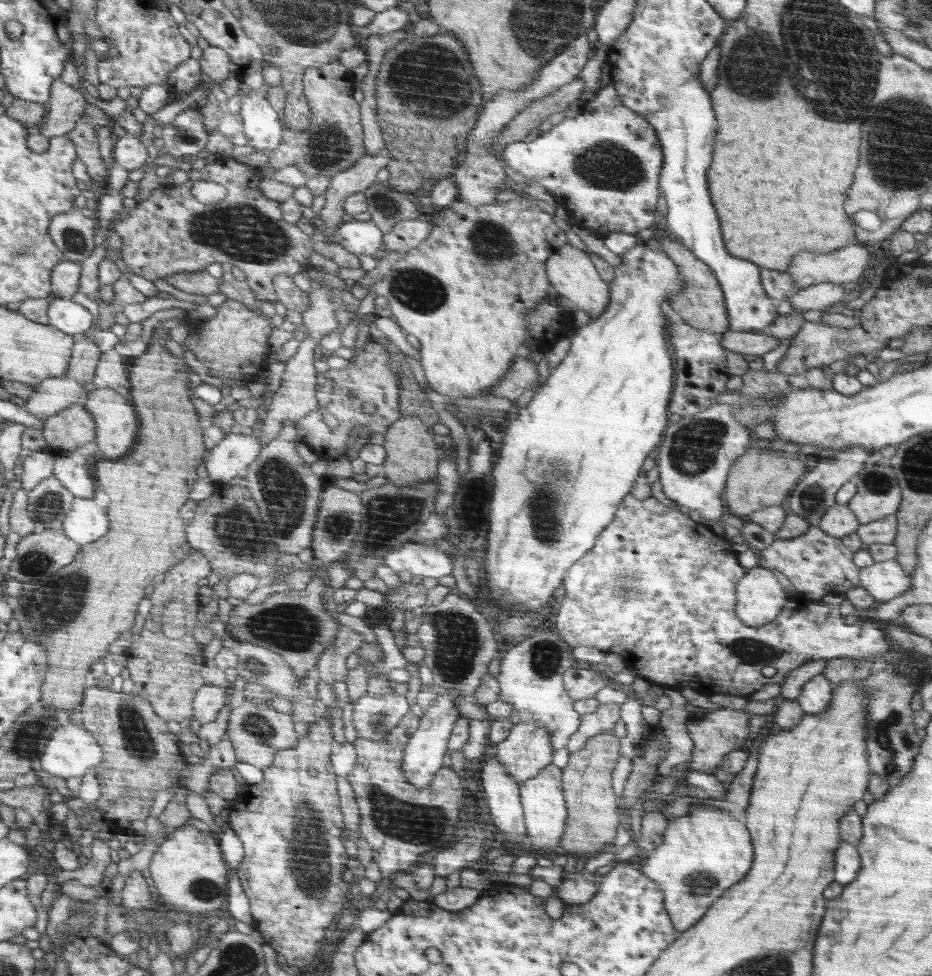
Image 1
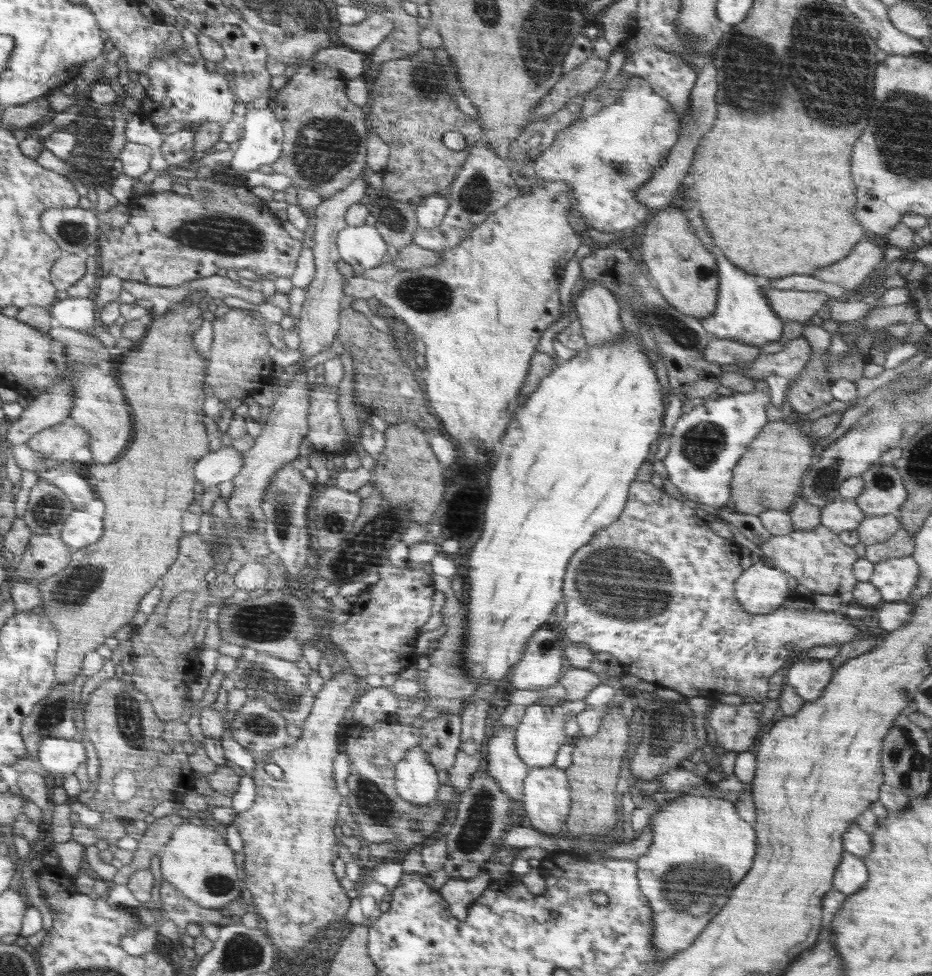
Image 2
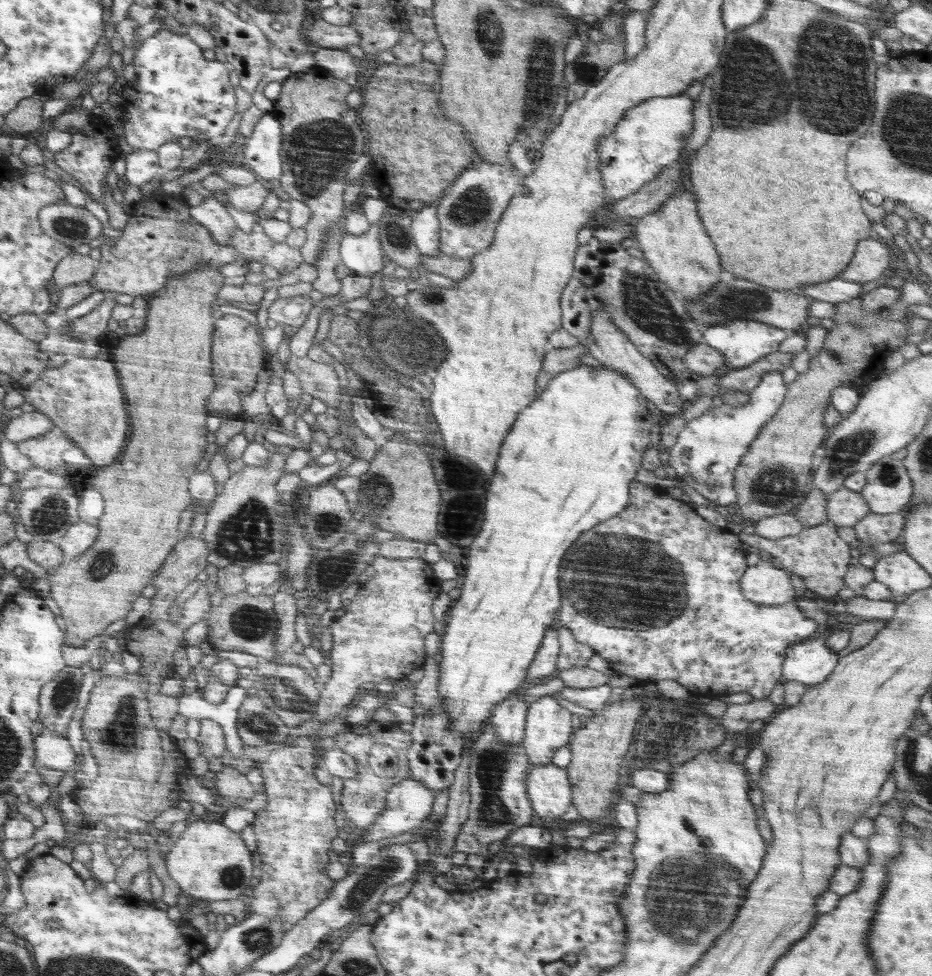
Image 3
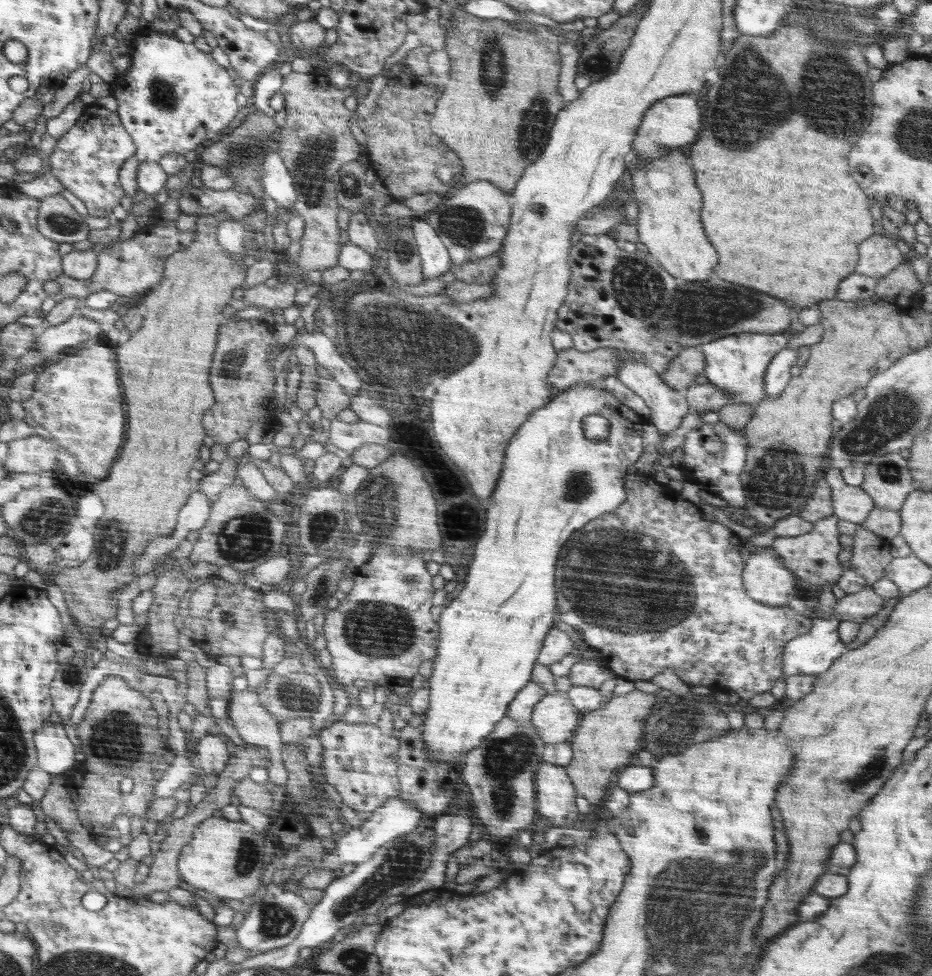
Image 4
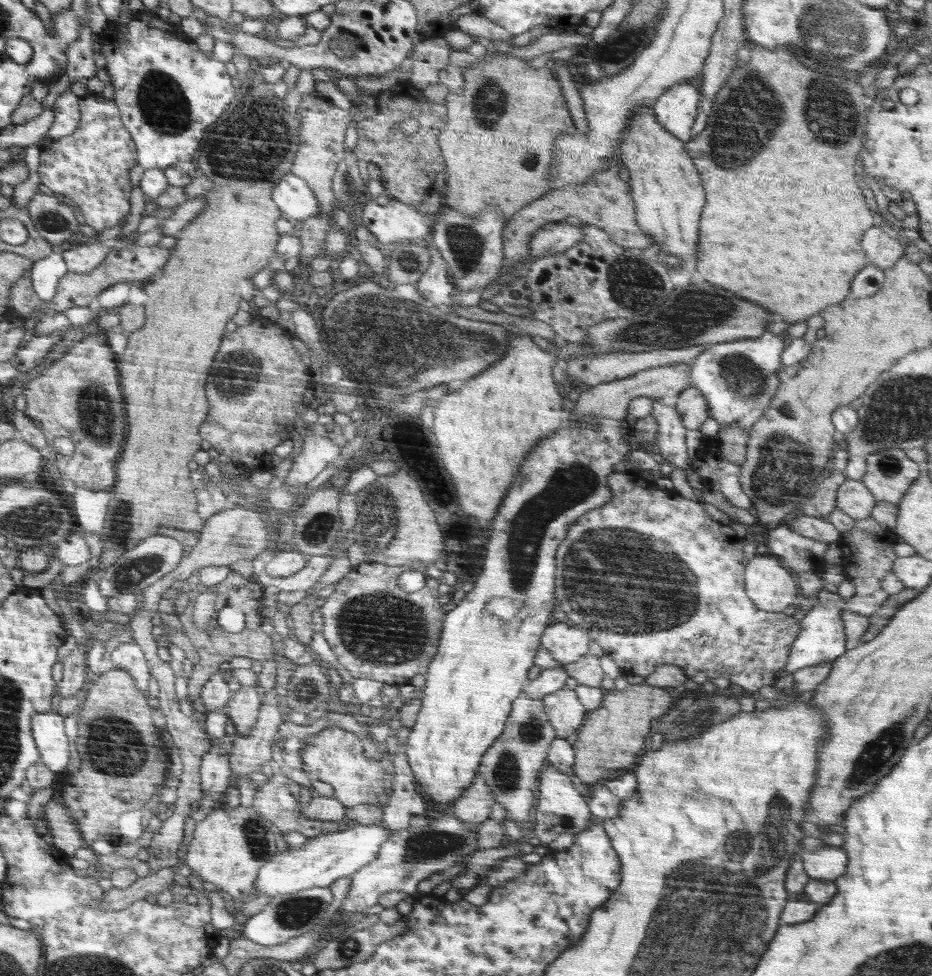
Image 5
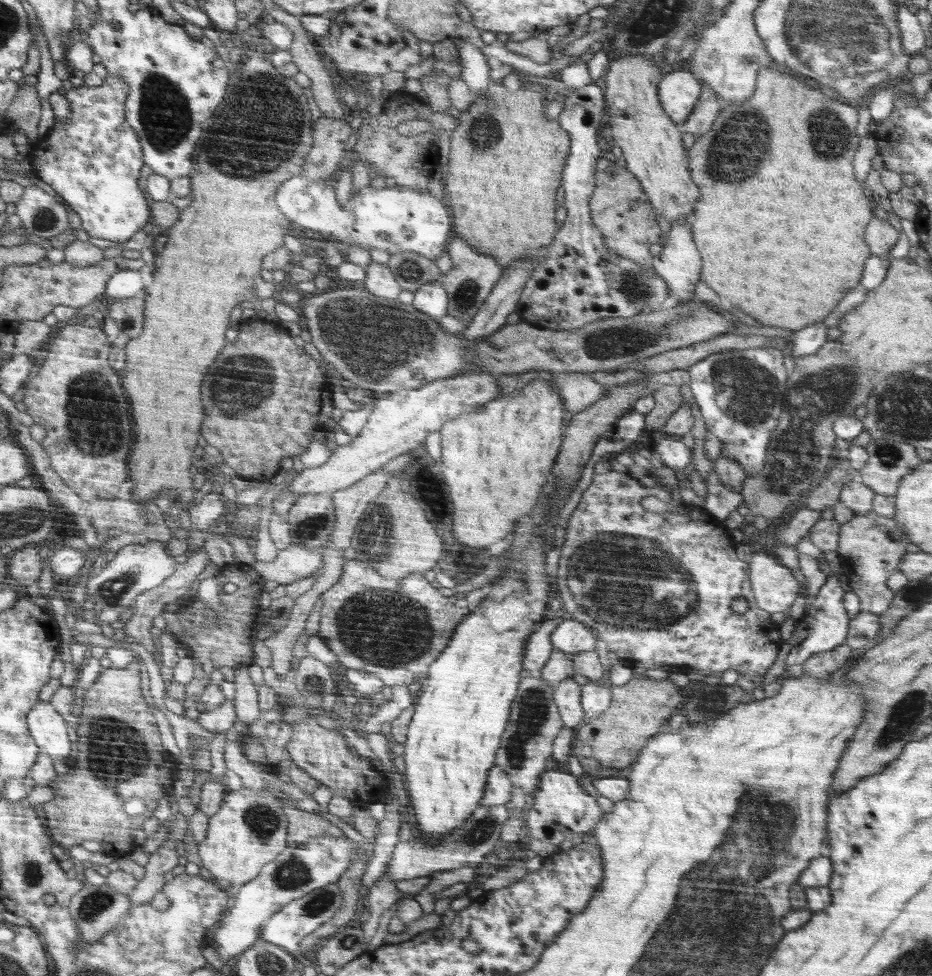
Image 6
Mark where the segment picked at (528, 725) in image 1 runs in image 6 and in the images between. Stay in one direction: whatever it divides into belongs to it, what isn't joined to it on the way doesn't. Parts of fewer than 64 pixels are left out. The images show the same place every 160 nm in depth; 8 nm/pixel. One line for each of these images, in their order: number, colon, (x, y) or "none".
2: (540, 734)
3: (548, 726)
4: (555, 718)
5: (565, 712)
6: (567, 696)

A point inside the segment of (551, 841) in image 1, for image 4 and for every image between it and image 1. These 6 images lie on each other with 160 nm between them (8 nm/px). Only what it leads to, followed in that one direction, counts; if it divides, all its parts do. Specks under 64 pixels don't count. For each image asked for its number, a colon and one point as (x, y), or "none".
2: (546, 801)
3: (548, 788)
4: (556, 795)

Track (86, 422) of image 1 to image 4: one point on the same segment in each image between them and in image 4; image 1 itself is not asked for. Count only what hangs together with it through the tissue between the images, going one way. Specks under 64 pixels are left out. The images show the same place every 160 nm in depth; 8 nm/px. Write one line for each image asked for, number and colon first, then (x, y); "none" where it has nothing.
2: (56, 444)
3: (45, 451)
4: (34, 454)

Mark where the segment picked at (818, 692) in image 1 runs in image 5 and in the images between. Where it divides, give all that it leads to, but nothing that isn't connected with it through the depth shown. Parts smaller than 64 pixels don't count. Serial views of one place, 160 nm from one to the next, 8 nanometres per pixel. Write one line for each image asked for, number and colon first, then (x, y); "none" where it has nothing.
2: (808, 677)
3: (810, 662)
4: (811, 654)
5: (821, 640)

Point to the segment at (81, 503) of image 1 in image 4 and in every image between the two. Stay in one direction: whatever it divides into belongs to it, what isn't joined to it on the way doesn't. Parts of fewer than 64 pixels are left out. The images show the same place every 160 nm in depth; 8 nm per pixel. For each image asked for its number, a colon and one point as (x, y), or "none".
2: (81, 529)
3: (78, 538)
4: (78, 543)

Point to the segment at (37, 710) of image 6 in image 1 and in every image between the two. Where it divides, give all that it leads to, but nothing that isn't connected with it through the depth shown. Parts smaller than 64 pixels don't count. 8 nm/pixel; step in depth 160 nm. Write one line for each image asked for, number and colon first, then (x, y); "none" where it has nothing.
1: (71, 751)
2: (60, 756)
3: (52, 750)
4: (56, 754)
5: (48, 729)

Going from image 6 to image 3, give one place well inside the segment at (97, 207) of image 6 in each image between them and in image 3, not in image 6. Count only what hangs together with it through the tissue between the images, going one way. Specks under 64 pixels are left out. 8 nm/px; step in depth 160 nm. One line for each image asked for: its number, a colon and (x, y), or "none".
3: (90, 155)
4: (86, 160)
5: (90, 166)

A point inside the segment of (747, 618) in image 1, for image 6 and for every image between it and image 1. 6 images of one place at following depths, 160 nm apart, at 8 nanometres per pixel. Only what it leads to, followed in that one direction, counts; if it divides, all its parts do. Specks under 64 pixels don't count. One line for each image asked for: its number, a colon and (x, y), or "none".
2: (761, 589)
3: (766, 583)
4: (765, 579)
5: (768, 583)
6: (774, 588)

